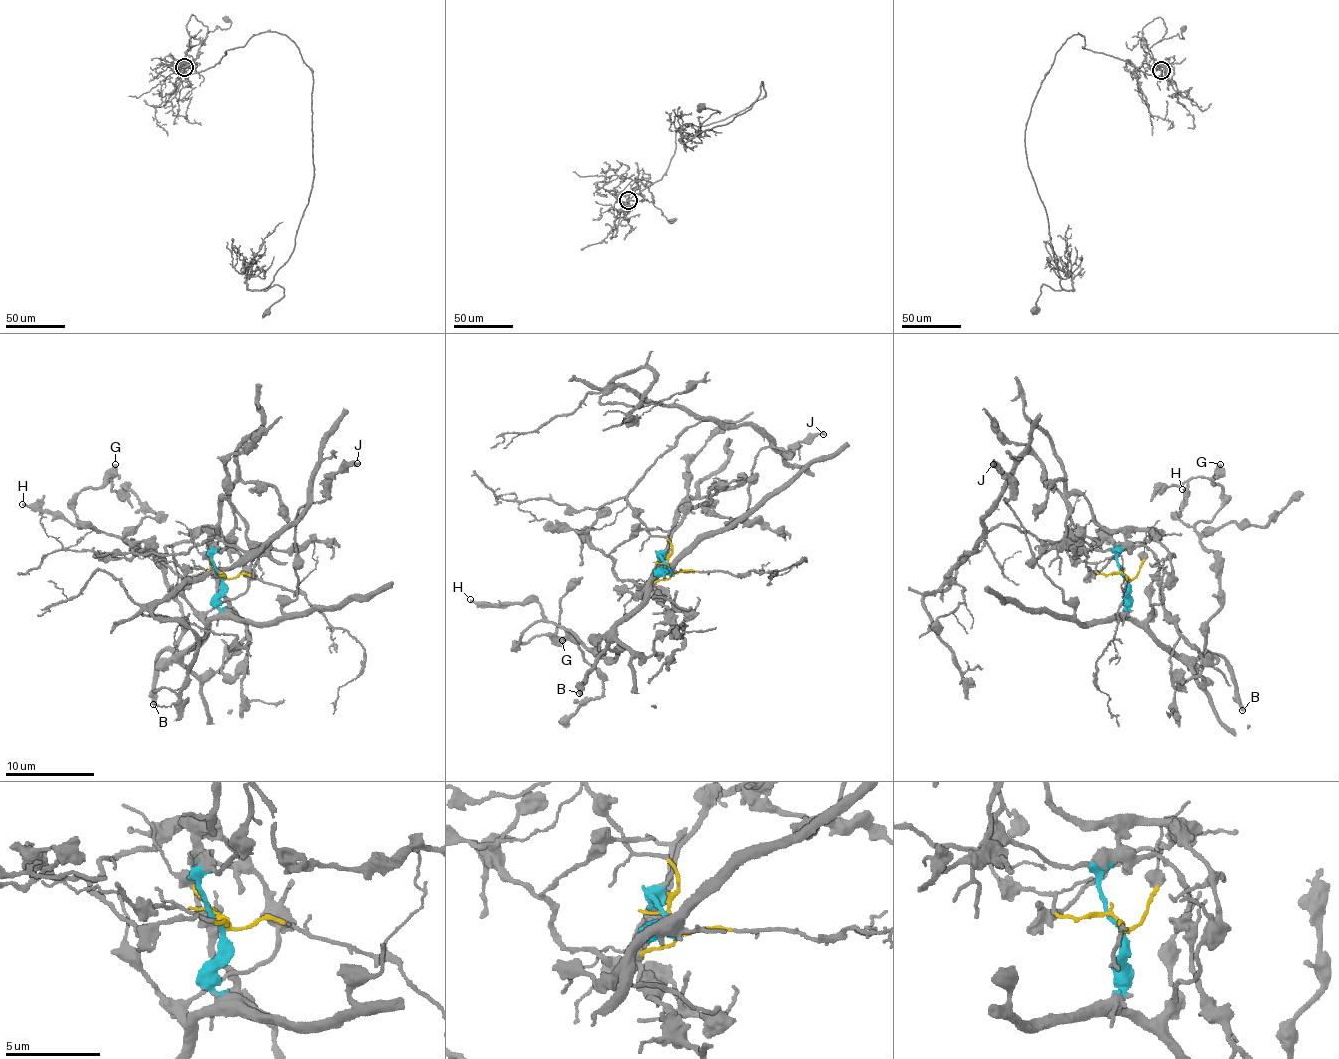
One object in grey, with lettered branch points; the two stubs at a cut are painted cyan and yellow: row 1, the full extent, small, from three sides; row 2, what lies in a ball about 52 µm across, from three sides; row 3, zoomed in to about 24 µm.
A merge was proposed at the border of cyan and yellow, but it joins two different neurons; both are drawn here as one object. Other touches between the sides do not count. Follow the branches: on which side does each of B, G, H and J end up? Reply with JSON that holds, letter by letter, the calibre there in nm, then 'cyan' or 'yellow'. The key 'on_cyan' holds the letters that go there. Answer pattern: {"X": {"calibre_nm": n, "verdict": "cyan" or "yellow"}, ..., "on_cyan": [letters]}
{"B": {"calibre_nm": 400, "verdict": "cyan"}, "G": {"calibre_nm": 550, "verdict": "cyan"}, "H": {"calibre_nm": 200, "verdict": "cyan"}, "J": {"calibre_nm": 280, "verdict": "cyan"}, "on_cyan": ["B", "G", "H", "J"]}

